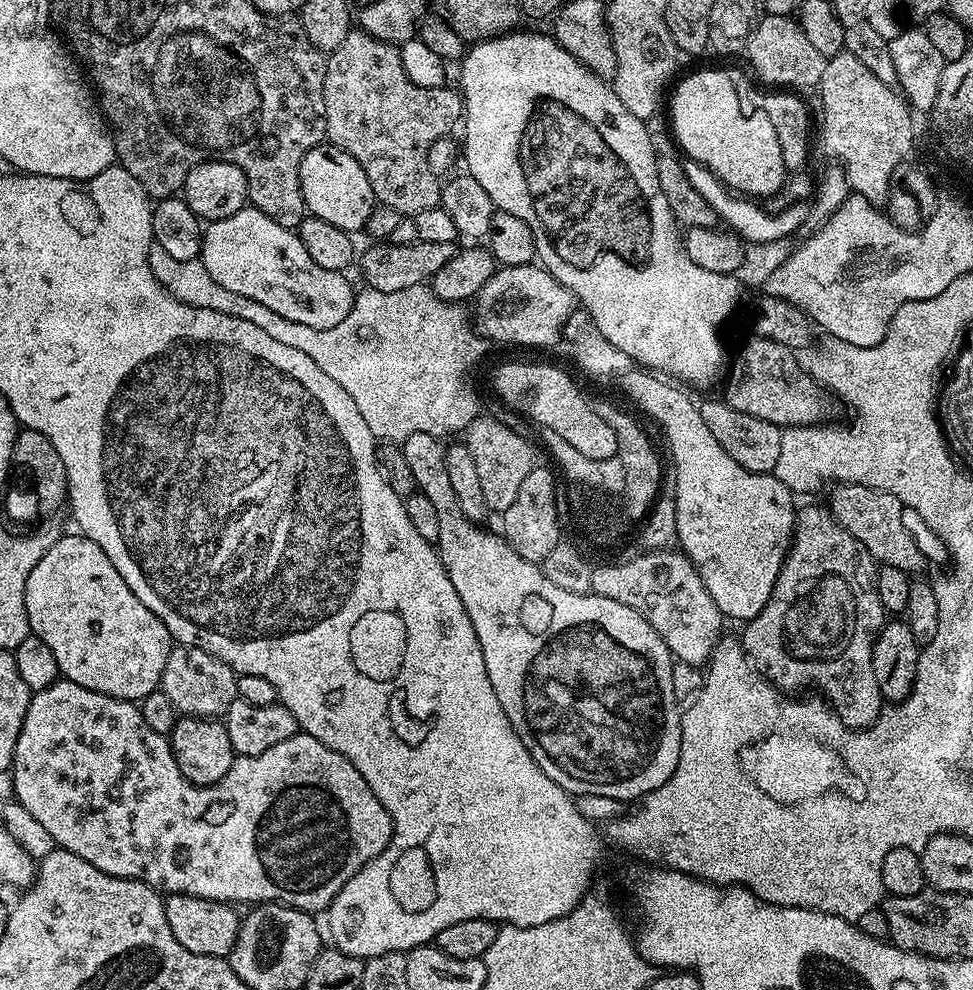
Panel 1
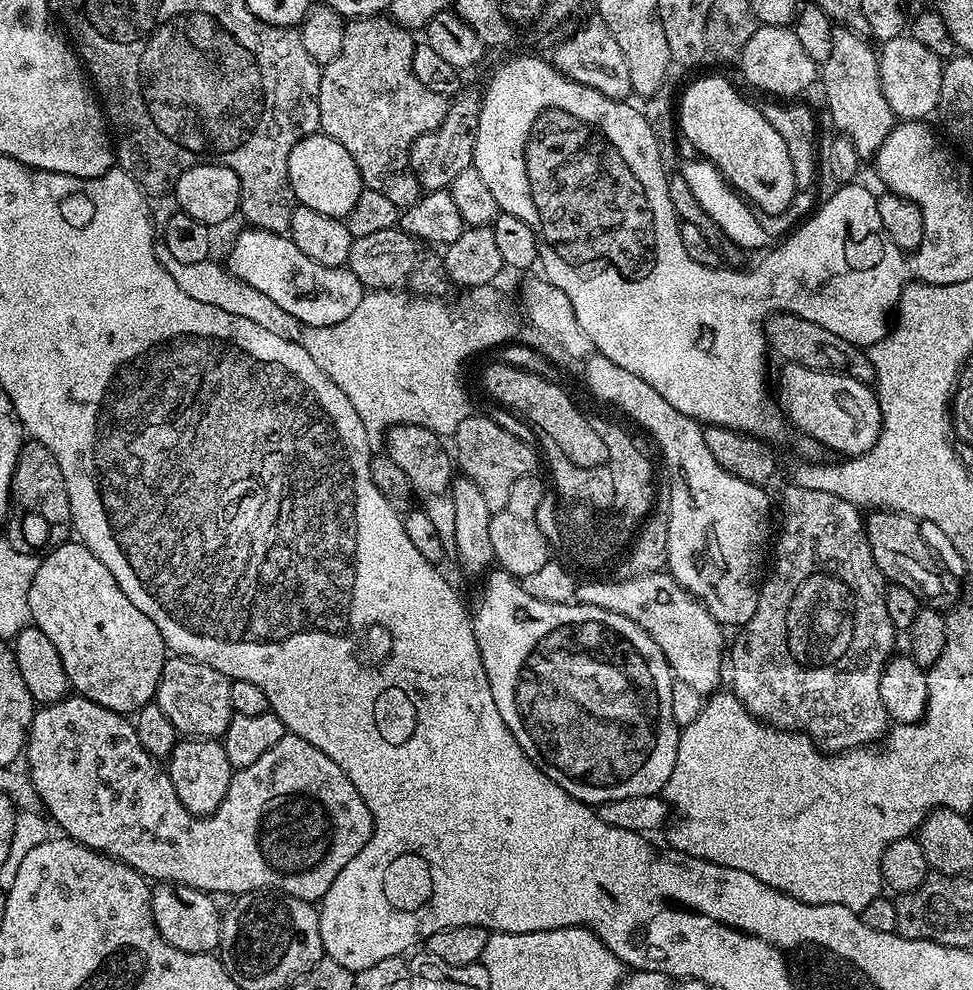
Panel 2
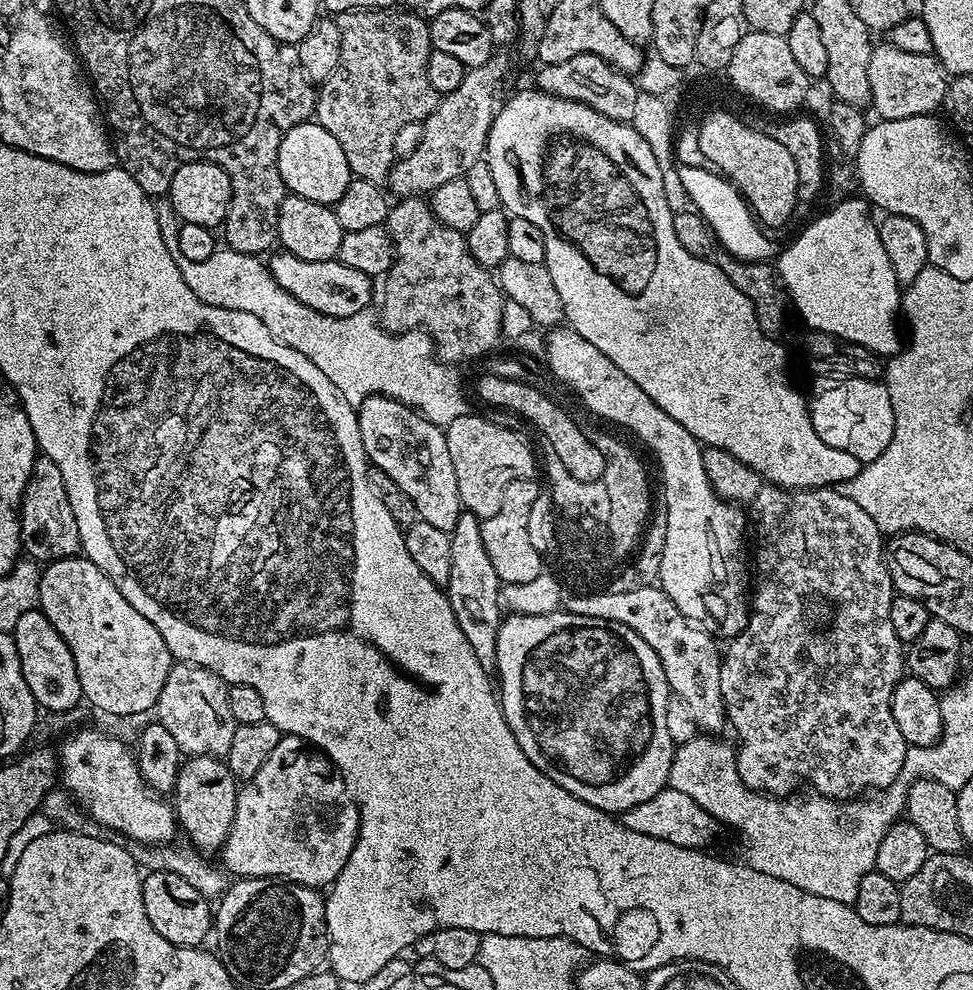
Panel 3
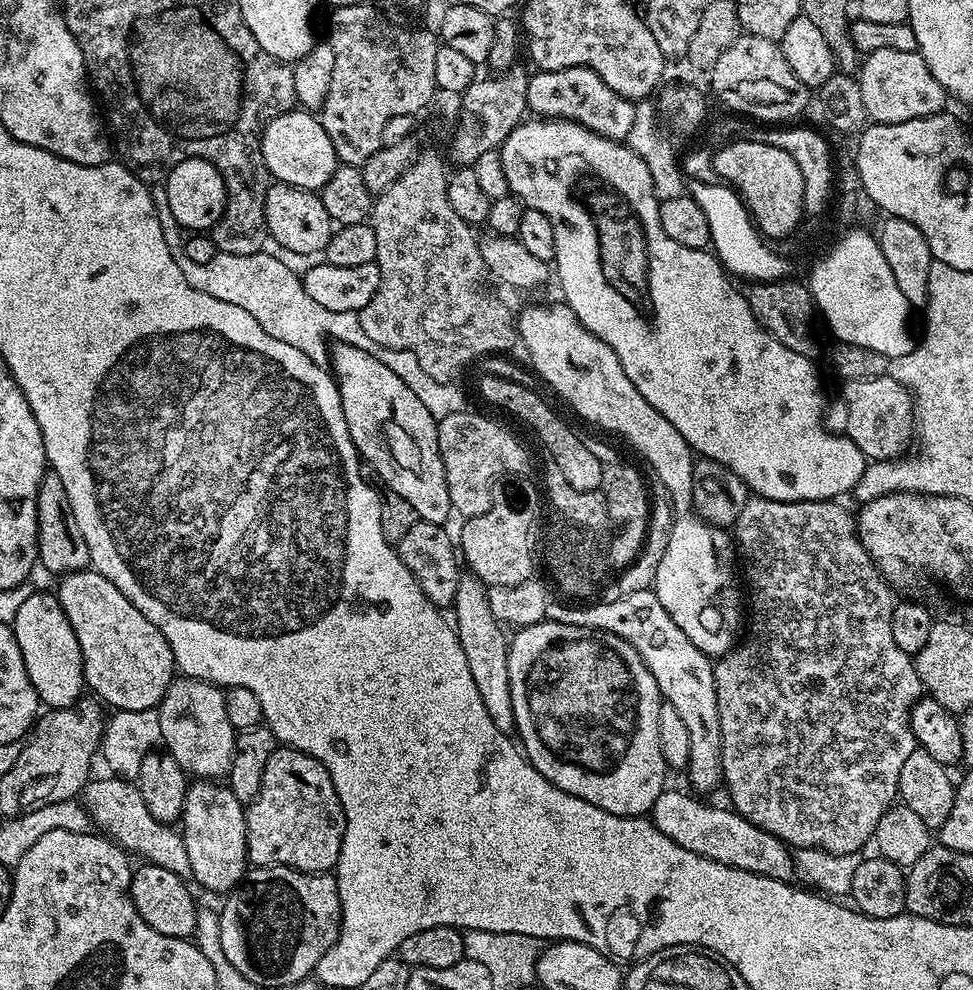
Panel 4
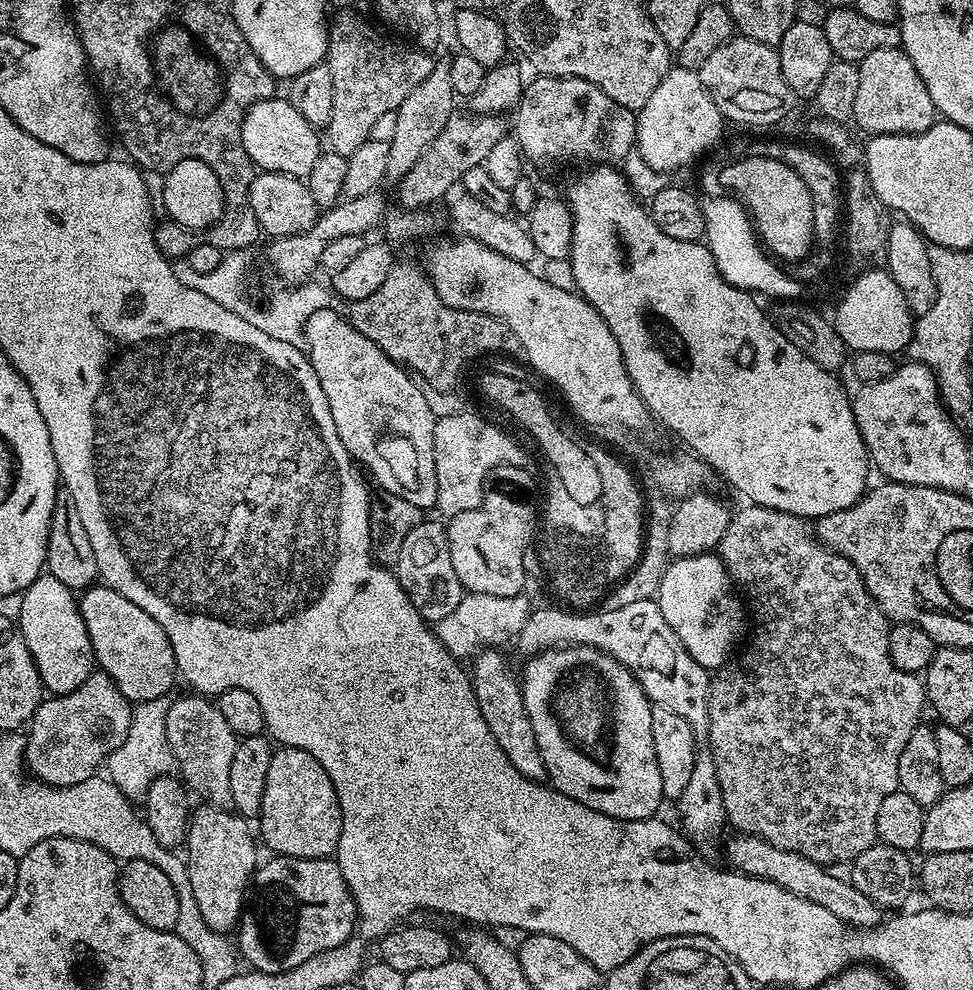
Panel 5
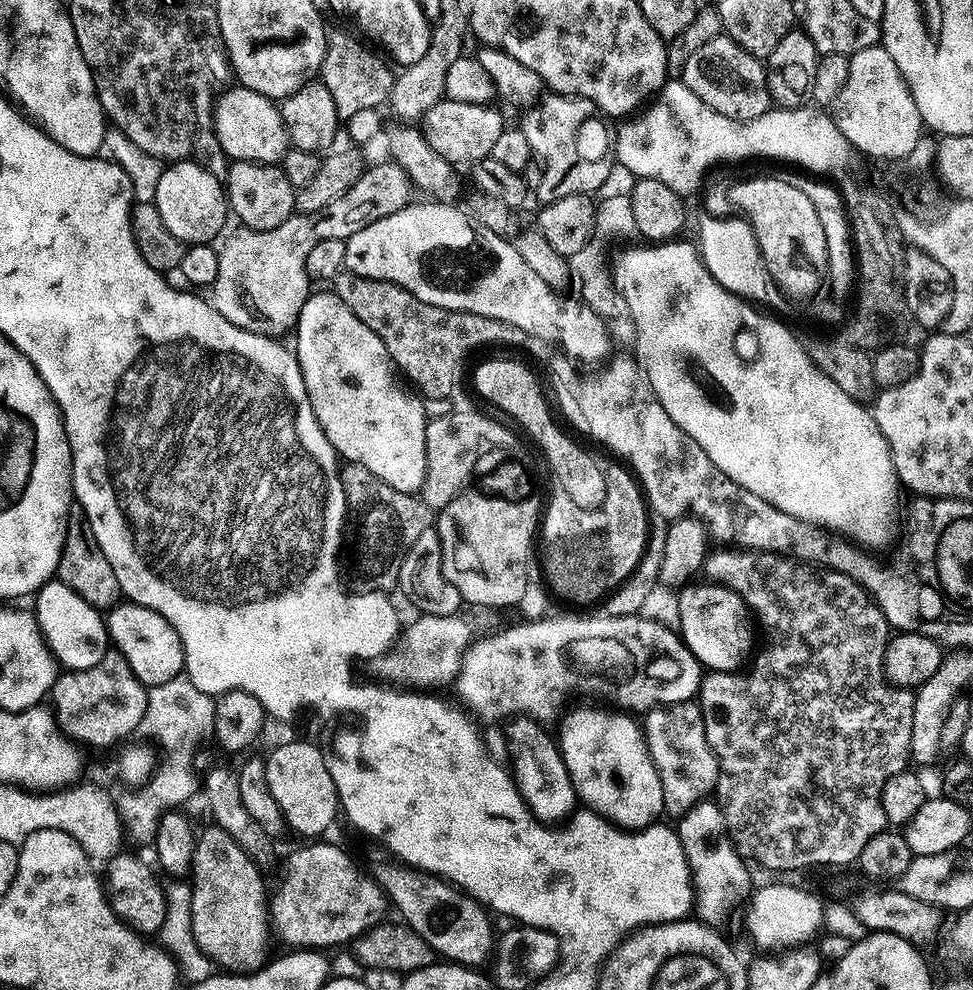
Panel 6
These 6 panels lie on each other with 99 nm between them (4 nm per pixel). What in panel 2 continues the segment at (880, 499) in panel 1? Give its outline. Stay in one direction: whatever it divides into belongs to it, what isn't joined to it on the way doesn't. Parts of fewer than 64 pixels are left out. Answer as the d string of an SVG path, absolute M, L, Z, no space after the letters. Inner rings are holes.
M872 510L867 513L864 521L870 554L874 554L874 562L888 584L906 586L906 590L920 597L921 601L951 605L952 584L944 580L935 558L932 557L932 548L924 541L920 528L922 529L921 521L915 520L907 512Z

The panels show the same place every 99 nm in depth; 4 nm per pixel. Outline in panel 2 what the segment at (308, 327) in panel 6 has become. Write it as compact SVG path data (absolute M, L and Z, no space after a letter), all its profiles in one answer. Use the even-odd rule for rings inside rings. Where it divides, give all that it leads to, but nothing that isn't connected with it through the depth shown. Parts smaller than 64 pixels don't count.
M396 424L388 429L386 454L398 462L398 467L410 478L412 495L419 511L425 512L434 522L442 538L445 549L455 549L454 542L454 502L452 501L452 477L454 475L454 460L444 449L445 441L421 424Z

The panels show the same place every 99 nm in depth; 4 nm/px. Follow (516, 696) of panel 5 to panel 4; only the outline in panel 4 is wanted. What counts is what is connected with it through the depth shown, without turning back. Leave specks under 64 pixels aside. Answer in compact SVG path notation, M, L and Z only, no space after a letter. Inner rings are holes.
M461 575L458 582L458 594L454 598L452 608L454 627L458 634L458 642L462 642L462 651L466 654L466 662L470 665L470 674L478 686L478 694L482 697L482 706L486 706L486 714L494 721L498 730L509 734L515 733L514 702L510 692L510 662L508 661L508 645L510 636L505 625L494 618L490 610L488 597L489 585L483 584L477 576Z

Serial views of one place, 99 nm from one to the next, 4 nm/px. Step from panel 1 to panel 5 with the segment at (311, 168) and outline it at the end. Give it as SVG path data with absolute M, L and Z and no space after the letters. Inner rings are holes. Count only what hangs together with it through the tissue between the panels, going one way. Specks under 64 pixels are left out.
M273 98L258 101L246 114L242 122L242 146L246 146L246 154L250 154L257 169L304 178L322 155L322 136L294 110L287 98Z

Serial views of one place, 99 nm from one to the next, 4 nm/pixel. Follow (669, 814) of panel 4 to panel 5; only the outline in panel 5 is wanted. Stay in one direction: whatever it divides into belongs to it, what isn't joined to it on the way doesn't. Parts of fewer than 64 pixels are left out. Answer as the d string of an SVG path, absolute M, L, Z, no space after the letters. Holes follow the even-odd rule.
M737 833L725 841L724 851L728 856L729 864L735 871L743 872L747 876L761 877L782 886L790 894L798 894L798 898L806 898L806 902L814 902L818 906L830 910L834 918L838 918L846 926L856 928L875 929L881 923L881 905L875 904L858 886L852 884L851 879L835 876L835 871L825 865L811 861L802 854L791 853L790 850L779 849L778 846L760 839L754 835Z

